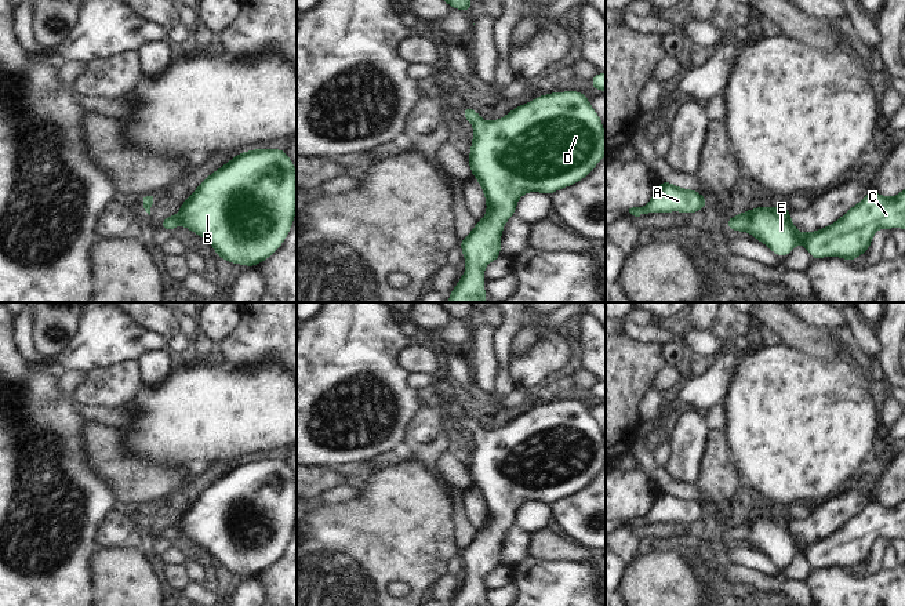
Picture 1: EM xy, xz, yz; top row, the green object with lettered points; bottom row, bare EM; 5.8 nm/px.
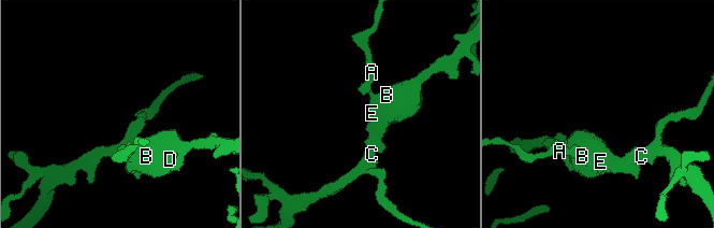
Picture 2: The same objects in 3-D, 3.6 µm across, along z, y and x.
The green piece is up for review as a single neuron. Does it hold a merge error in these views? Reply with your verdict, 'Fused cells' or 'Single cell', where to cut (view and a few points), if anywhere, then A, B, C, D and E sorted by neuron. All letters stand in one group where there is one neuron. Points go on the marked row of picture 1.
Single cell. No split. Groups: A B C D E

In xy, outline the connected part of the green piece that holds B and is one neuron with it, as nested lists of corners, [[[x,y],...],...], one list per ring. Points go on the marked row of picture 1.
[[[284,149],[241,152],[210,174],[182,203],[175,217],[161,219],[160,228],[171,232],[178,224],[207,239],[218,258],[230,264],[258,265],[283,244],[297,213],[295,164]]]

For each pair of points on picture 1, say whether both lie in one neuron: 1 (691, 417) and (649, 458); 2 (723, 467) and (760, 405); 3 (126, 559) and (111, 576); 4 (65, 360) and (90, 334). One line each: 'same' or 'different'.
1: different
2: different
3: same
4: same

